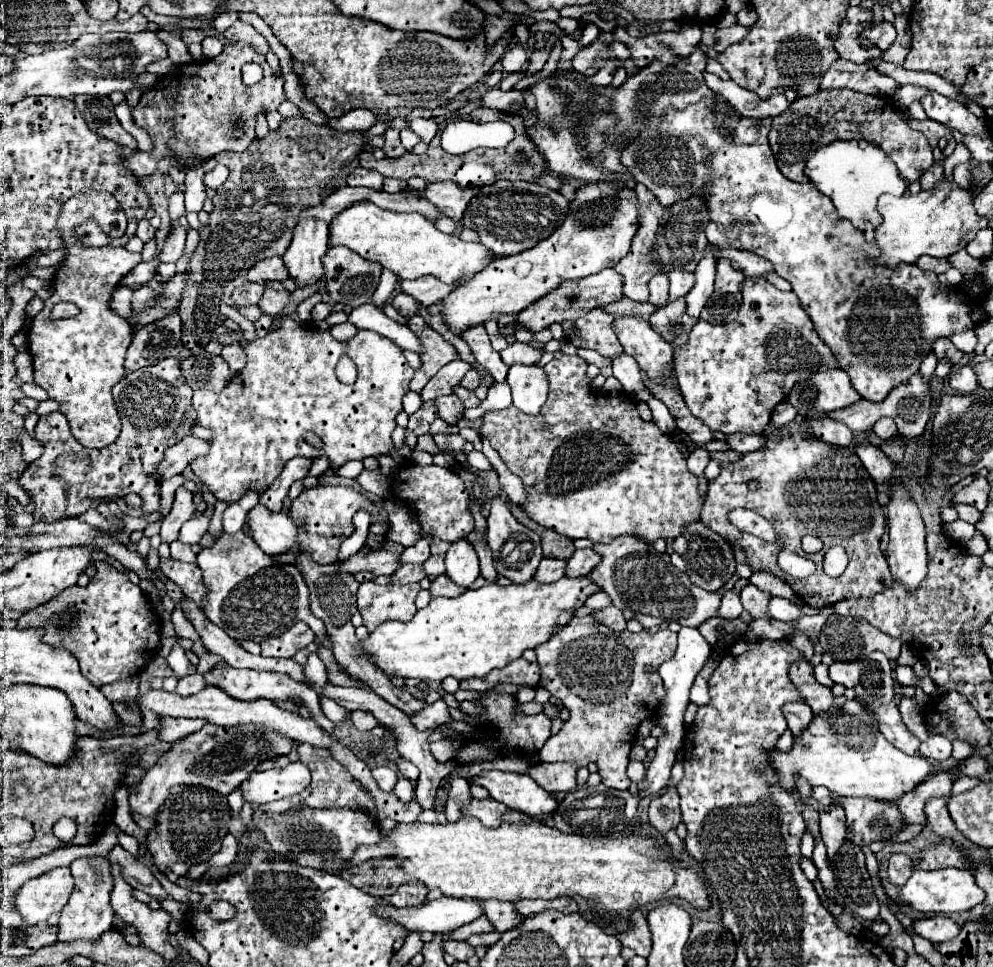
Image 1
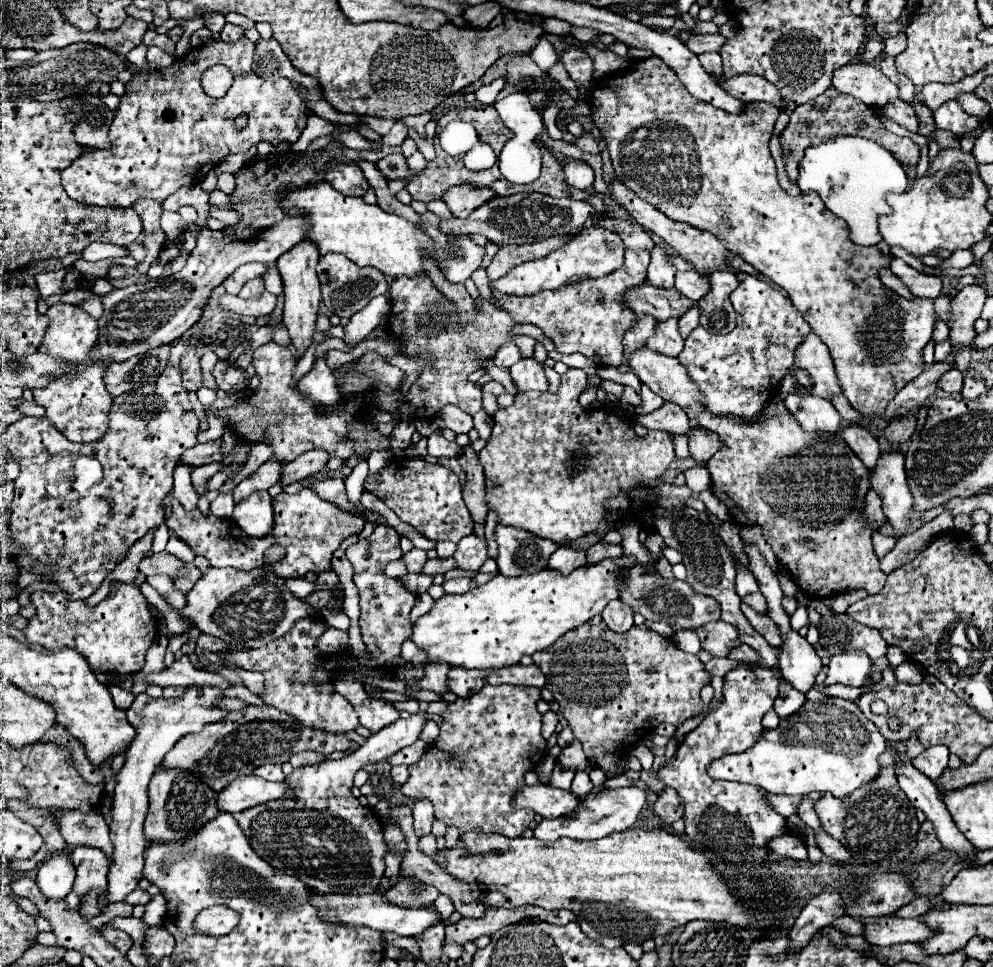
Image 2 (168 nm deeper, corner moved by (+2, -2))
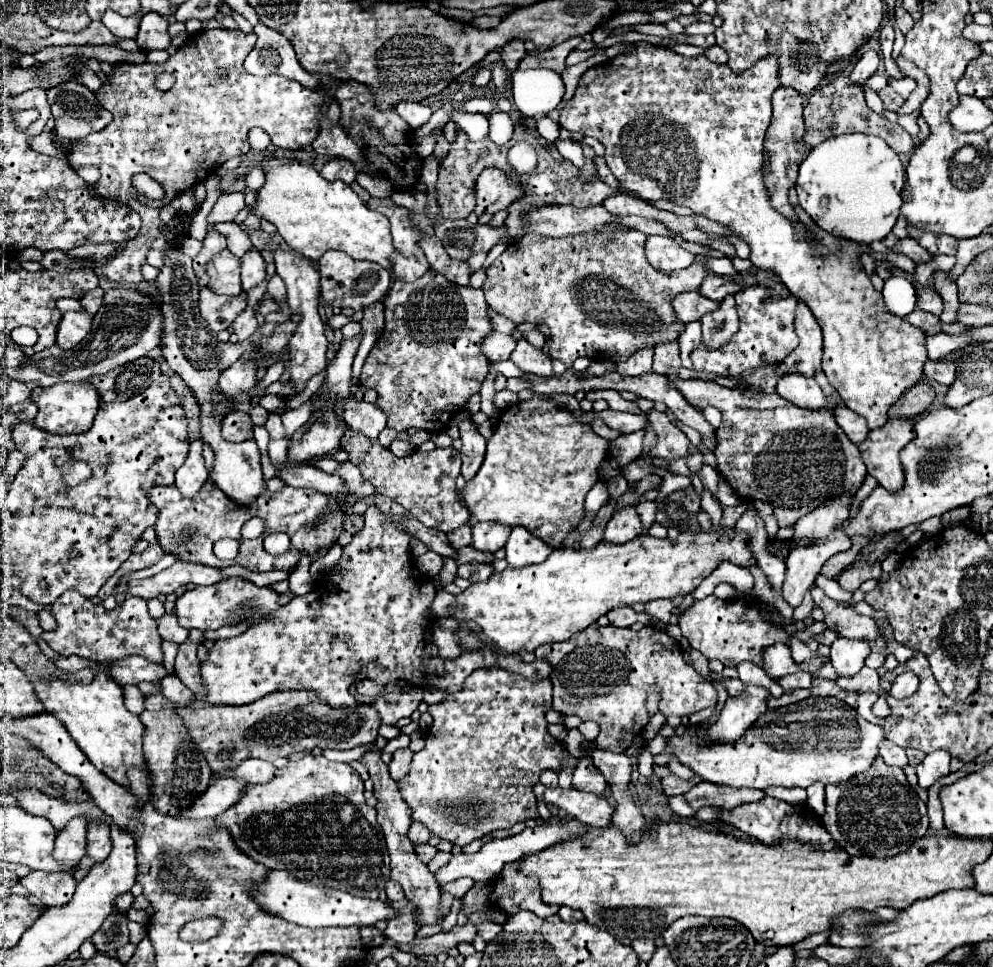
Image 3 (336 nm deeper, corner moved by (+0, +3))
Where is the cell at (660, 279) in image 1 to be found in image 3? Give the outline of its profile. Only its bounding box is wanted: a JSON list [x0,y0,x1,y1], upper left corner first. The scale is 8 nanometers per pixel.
[645,237,695,273]

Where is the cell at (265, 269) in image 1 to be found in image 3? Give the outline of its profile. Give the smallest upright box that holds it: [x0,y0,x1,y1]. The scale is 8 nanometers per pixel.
[207,249,241,295]

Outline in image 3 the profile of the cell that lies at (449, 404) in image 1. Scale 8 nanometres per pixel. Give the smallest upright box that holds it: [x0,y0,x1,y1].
[459,419,485,481]

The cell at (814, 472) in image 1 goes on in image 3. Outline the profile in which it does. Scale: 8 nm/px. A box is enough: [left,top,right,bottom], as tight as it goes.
[669,373,867,527]

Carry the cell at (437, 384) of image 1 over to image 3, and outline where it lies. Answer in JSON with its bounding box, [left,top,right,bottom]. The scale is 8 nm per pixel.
[494,361,524,379]

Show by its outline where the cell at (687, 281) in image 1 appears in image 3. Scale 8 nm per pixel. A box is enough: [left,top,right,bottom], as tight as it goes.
[699,273,743,301]

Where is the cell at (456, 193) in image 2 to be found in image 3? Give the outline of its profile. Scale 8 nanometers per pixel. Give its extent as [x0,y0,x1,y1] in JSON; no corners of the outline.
[475,169,525,215]

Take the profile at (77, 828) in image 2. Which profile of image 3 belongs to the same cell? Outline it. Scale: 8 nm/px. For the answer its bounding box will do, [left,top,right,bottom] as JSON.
[9,789,105,831]

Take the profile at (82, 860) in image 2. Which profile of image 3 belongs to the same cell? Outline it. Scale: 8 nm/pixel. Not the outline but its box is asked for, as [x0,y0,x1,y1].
[87,823,111,861]

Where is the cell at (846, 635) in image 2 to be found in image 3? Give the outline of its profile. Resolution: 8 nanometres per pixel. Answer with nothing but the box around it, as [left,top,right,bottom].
[811,587,879,641]

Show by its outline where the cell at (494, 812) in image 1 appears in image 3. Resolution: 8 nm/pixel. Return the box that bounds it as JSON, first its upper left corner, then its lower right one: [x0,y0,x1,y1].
[397,667,565,847]

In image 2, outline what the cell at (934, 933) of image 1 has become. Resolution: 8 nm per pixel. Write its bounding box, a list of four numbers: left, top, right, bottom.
[865,916,933,946]

